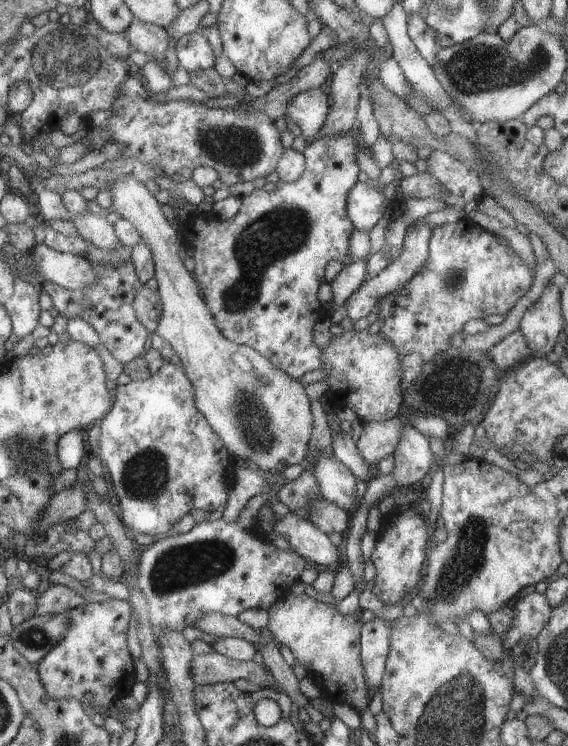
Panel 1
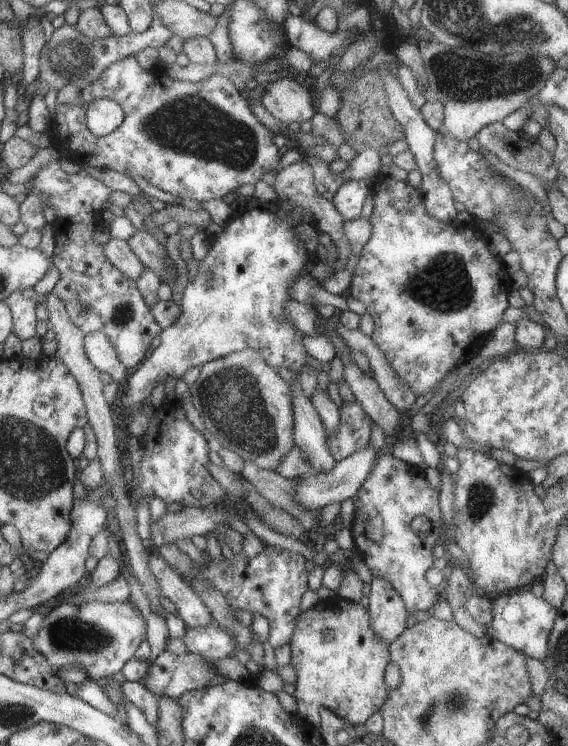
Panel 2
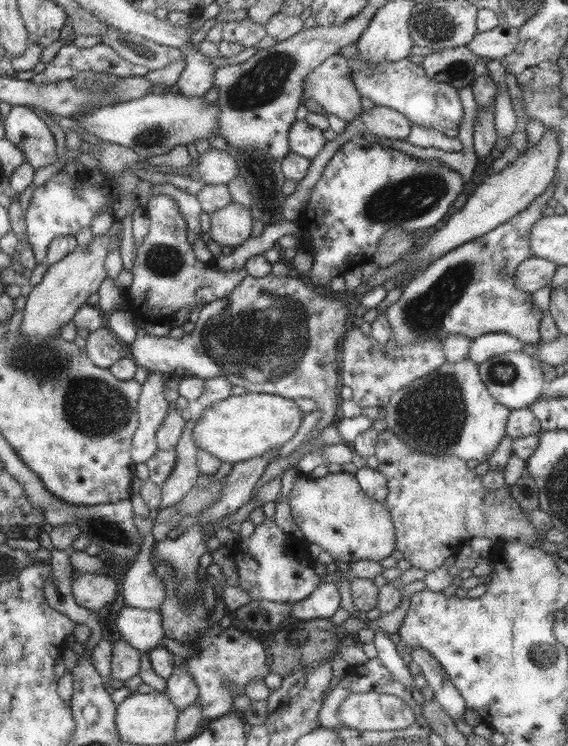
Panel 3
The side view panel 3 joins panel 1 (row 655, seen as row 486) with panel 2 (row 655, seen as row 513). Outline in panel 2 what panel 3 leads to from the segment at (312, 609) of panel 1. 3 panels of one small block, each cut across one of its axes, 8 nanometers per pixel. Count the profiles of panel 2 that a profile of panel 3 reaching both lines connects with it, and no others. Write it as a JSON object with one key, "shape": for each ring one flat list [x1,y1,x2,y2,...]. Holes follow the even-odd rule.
{"shape":[[339,596,327,597,309,610,301,610,294,624,295,630,289,640,289,664,297,676,292,695,297,704,295,712,314,727,320,708,334,712,351,725,365,724,387,700,383,672,390,658,387,644,381,642,371,628,364,603,354,603]]}

